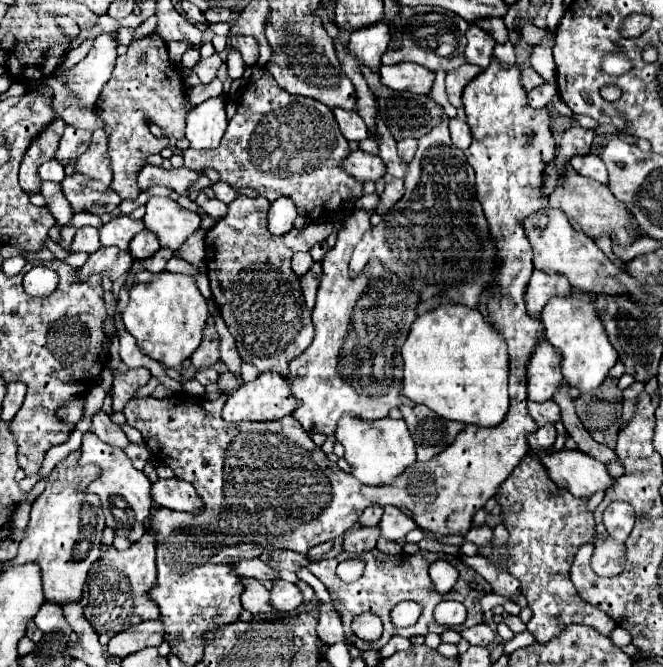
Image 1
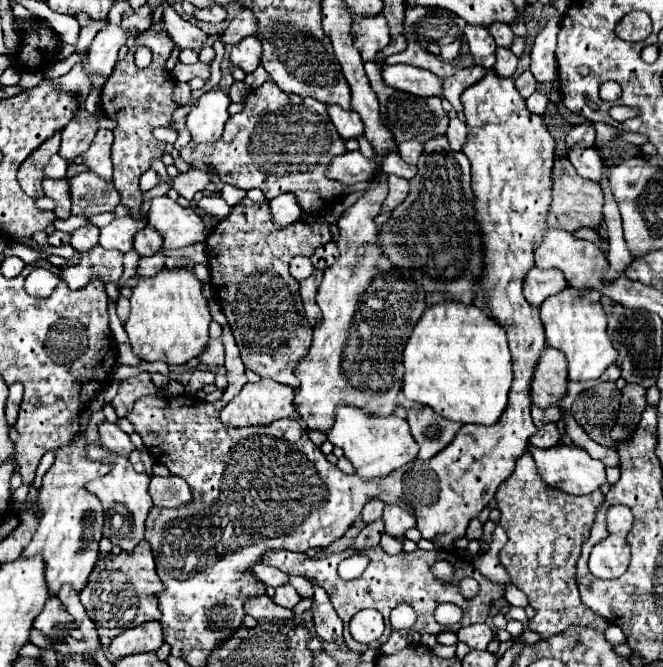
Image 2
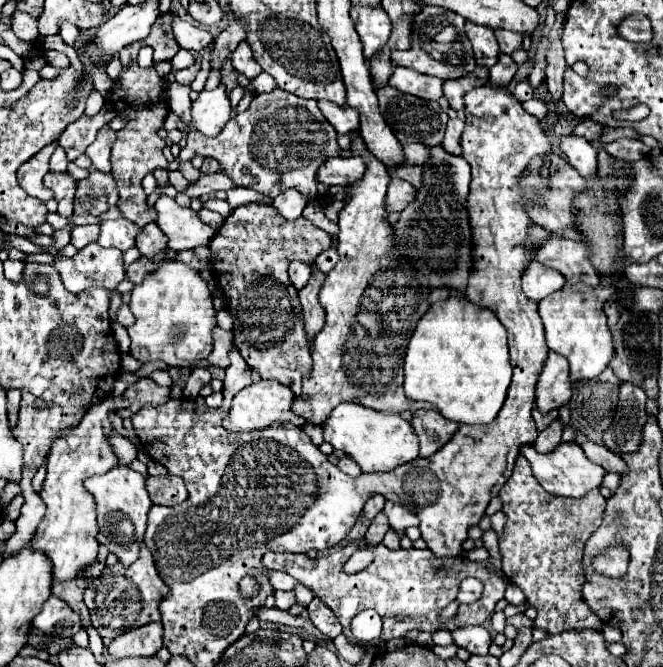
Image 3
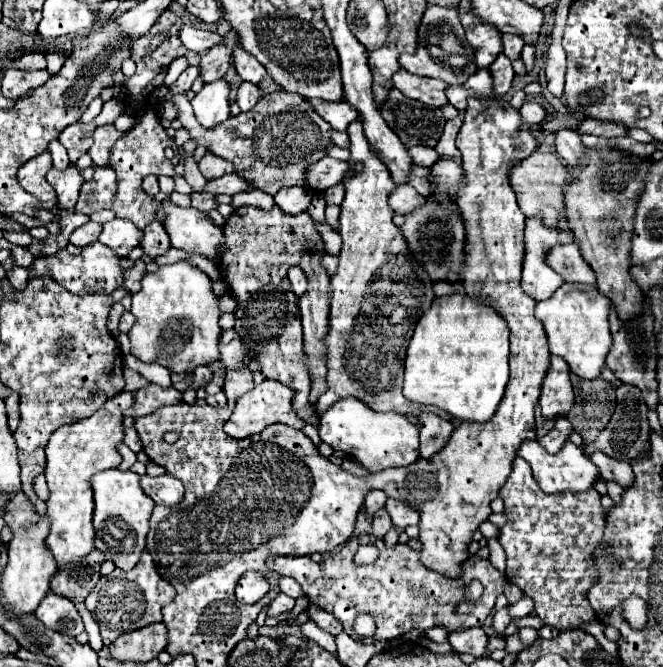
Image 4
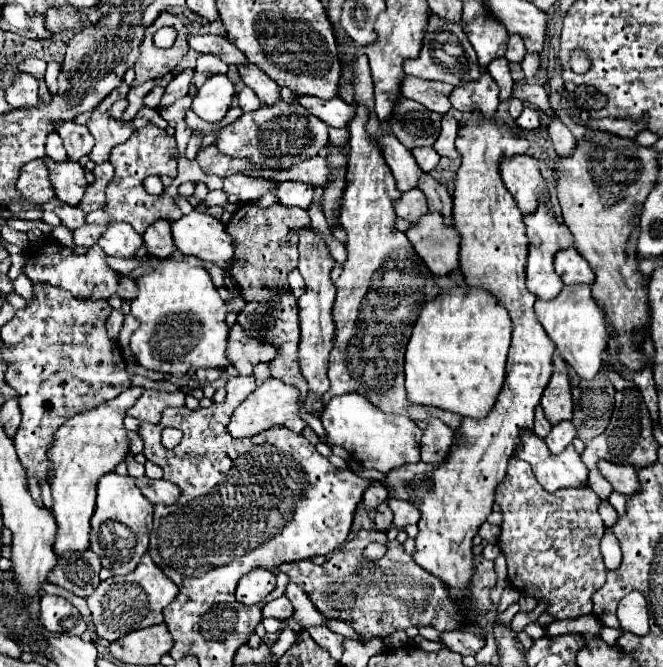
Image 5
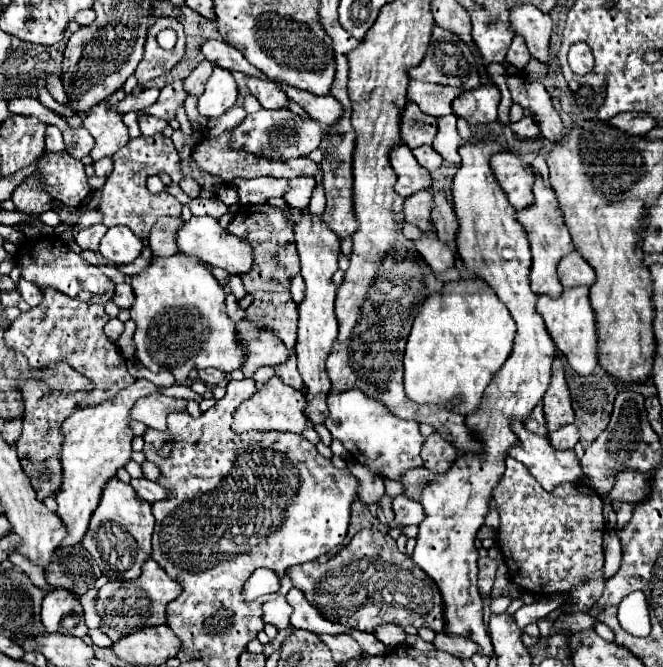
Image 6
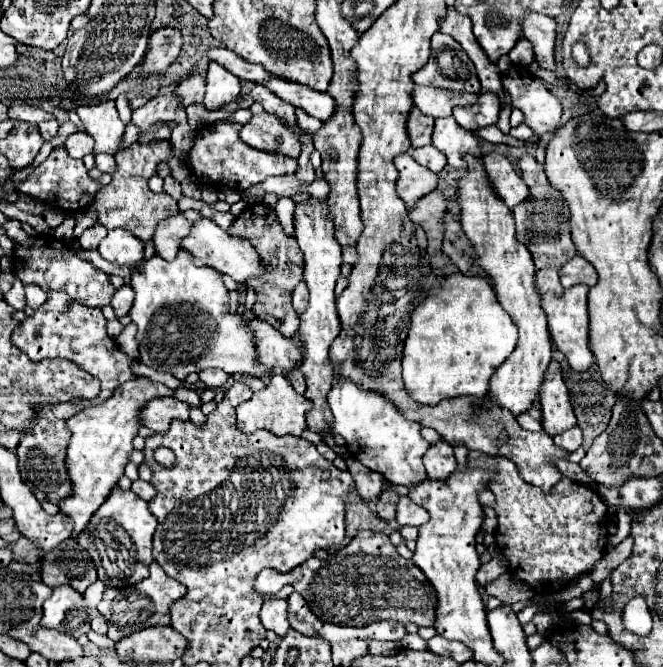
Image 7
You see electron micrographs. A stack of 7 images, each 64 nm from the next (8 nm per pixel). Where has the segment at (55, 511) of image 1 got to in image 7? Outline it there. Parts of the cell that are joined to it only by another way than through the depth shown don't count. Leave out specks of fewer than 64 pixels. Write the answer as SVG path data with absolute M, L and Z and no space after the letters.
M132 378L126 384L120 384L106 402L84 408L68 420L66 426L72 432L72 438L68 444L66 466L74 484L74 496L60 502L60 512L74 520L74 538L86 528L92 514L106 502L112 488L122 478L128 456L134 450L132 440L142 426L140 412L150 400L160 396L174 396L174 390L148 378Z

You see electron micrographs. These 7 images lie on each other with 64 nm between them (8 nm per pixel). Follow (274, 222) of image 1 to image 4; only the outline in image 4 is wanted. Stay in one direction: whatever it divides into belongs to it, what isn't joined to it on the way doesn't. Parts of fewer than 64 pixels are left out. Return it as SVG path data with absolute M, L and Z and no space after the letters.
M286 186L282 188L274 200L276 204L288 212L288 214L298 214L298 212L304 212L308 206L310 206L310 200L312 200L312 190L310 188L302 188L302 186Z

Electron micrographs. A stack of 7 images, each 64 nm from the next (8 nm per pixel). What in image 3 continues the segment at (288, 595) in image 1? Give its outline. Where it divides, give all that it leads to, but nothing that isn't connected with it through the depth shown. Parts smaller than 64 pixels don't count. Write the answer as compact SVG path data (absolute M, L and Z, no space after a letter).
M276 590L276 592L274 592L274 598L276 598L274 608L278 608L278 610L288 610L290 606L296 604L294 592L282 592L282 590Z

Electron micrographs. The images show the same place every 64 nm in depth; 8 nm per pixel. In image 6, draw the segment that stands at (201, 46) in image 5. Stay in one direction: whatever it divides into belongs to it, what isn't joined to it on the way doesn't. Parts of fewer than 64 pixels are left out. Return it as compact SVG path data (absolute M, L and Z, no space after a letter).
M208 40L202 44L202 54L206 60L218 64L220 68L232 70L232 72L242 72L248 76L256 76L260 80L268 80L266 74L262 74L256 66L252 66L236 48L224 44L224 42L216 42L216 40Z

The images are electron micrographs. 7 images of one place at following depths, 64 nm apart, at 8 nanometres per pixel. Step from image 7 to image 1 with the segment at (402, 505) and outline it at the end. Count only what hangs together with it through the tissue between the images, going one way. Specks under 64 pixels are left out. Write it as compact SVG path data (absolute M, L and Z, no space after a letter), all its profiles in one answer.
M396 506L384 508L382 520L380 520L380 530L384 538L390 538L396 542L396 540L402 540L414 528L416 528L416 522L410 516L406 516L400 508Z

